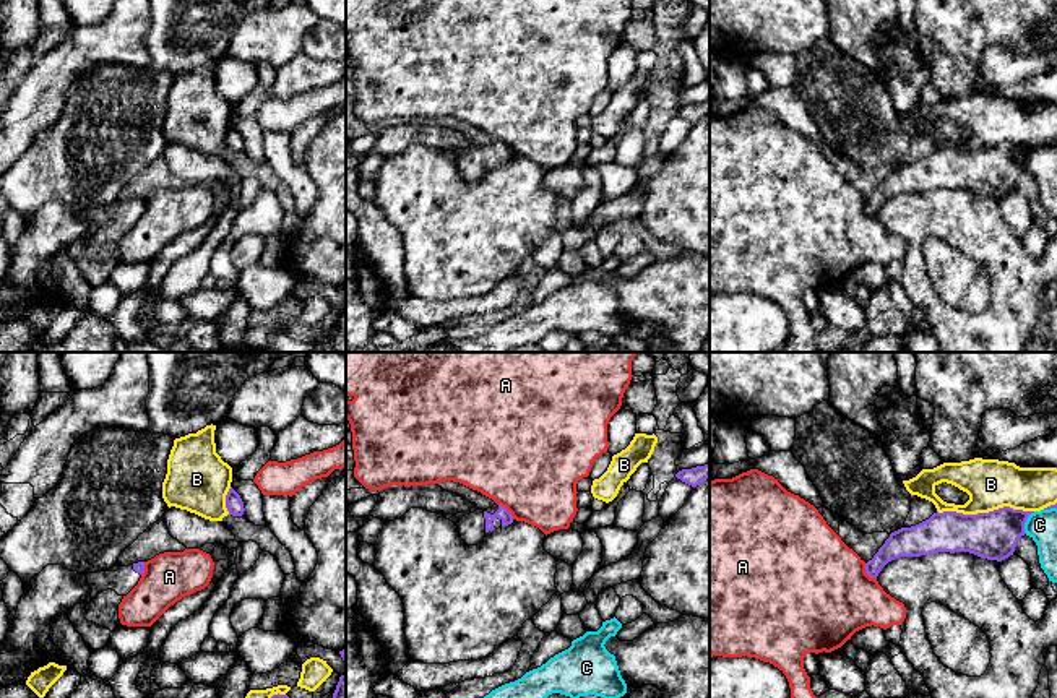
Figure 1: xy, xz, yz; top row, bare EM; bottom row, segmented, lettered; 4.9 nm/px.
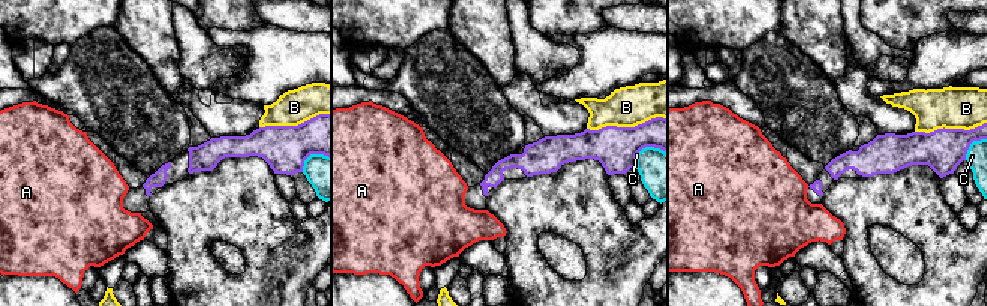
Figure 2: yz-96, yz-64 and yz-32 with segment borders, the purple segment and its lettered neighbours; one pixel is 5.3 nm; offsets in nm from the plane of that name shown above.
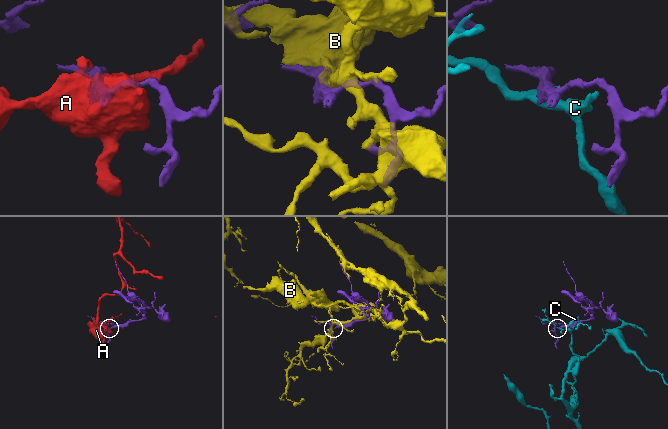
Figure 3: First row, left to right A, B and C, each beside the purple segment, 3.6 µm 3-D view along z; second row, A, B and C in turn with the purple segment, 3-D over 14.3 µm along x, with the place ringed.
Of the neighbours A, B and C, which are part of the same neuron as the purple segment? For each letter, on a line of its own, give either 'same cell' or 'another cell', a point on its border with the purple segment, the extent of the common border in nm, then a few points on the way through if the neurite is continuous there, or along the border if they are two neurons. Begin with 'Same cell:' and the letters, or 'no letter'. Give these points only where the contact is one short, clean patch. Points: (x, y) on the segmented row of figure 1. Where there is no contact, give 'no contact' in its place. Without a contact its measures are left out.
Same cell: no letter
A: another cell | yz (867, 573) | 100 nm
B: another cell | yz (986, 513) | 480 nm
C: another cell | yz (1025, 521) | 120 nm

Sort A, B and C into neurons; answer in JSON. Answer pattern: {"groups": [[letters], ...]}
{"groups": [["A"], ["B"], ["C"]]}

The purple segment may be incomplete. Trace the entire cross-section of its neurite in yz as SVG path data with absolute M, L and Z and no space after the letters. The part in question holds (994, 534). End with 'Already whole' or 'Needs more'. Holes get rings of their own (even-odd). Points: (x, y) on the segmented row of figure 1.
M1010 506L977 515L937 511L916 526L891 532L874 558L865 563L865 573L877 578L895 558L938 552L969 552L1002 562L1013 555L1018 539L1026 534L1025 523L1031 513L1034 511Z. Already whole

